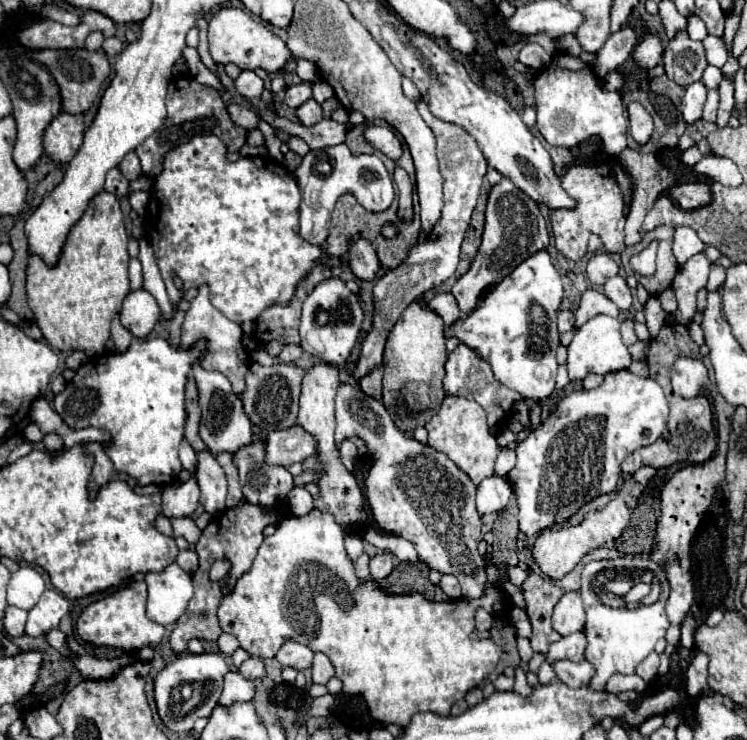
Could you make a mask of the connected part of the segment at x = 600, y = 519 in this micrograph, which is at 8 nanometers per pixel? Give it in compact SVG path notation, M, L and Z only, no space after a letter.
M640 467L632 477L624 479L624 485L622 489L616 493L616 497L612 499L612 503L608 503L608 507L600 509L600 511L590 511L580 525L554 525L550 529L544 529L536 543L534 543L534 559L538 561L540 569L550 575L552 579L560 579L564 577L566 573L570 573L576 563L590 551L606 545L606 543L612 543L614 539L618 539L622 535L622 531L626 529L628 521L630 521L630 515L632 515L632 509L636 507L636 501L640 497L640 493L646 489L648 481L654 477L656 469L652 467Z

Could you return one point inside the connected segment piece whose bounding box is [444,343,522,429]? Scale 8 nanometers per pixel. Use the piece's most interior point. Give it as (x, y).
(467, 375)

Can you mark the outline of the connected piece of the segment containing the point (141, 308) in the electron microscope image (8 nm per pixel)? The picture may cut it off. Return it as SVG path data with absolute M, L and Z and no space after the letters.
M146 289L132 291L126 295L120 309L120 321L134 337L146 339L148 333L154 329L158 317L160 307Z

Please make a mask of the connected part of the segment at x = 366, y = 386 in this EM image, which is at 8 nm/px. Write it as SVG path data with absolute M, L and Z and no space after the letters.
M378 367L376 371L372 371L370 375L366 375L360 381L360 389L374 399L382 399L382 367Z

